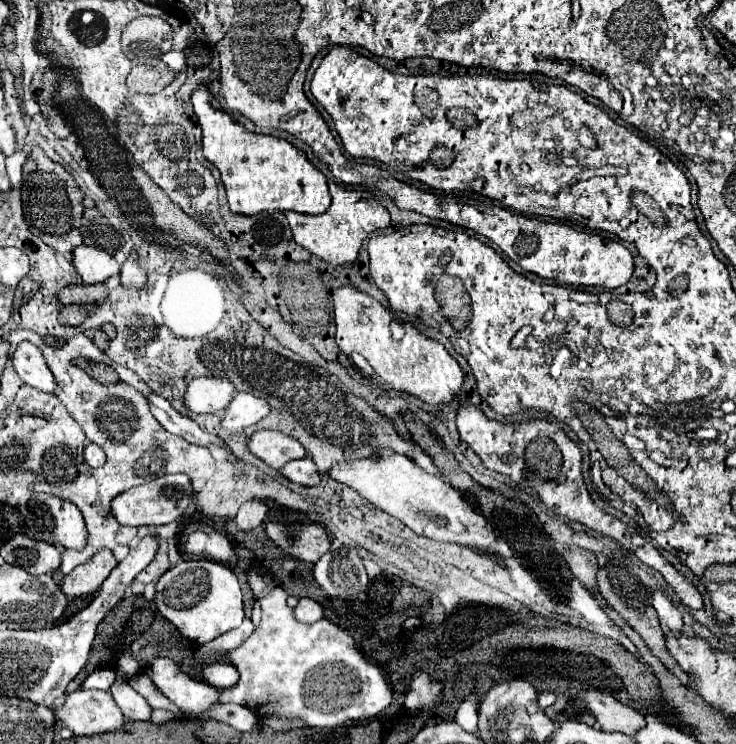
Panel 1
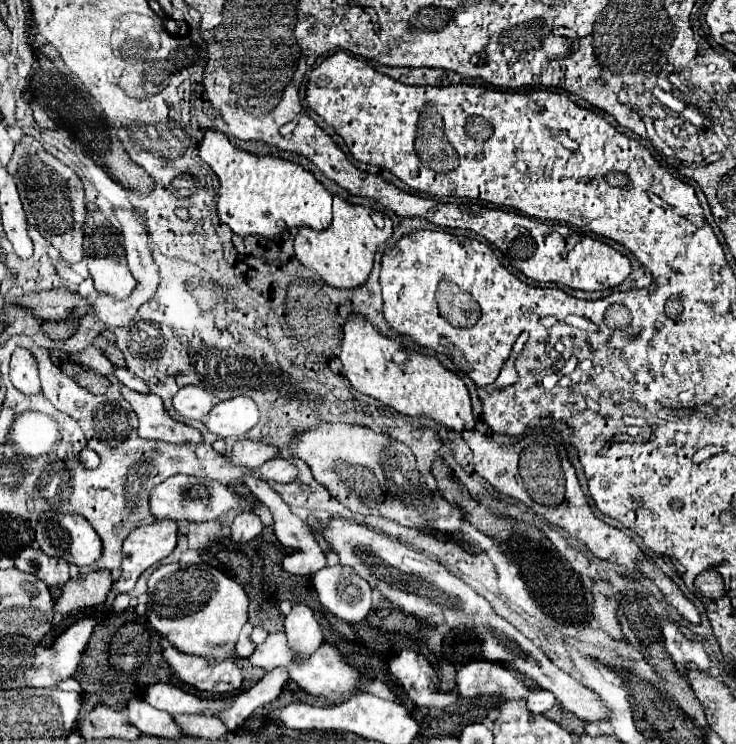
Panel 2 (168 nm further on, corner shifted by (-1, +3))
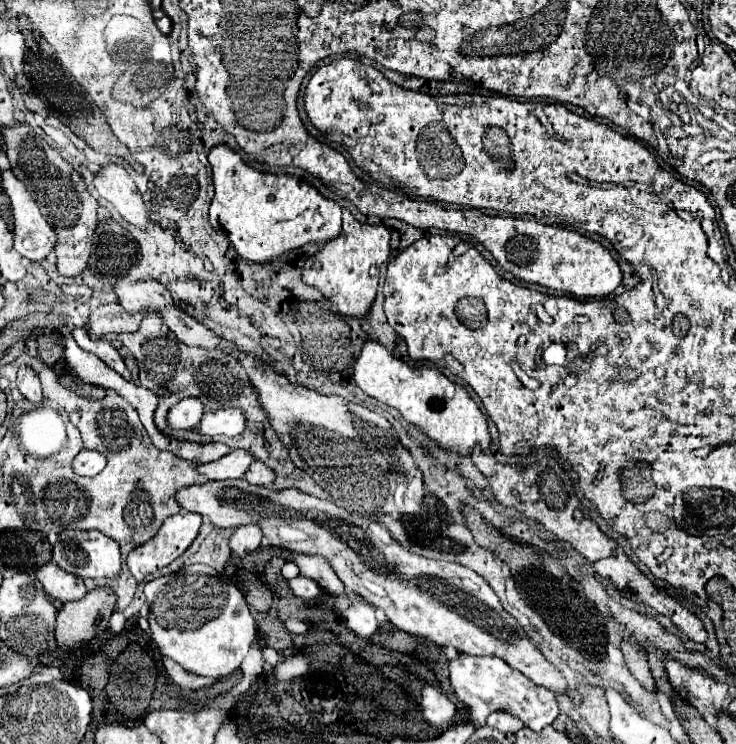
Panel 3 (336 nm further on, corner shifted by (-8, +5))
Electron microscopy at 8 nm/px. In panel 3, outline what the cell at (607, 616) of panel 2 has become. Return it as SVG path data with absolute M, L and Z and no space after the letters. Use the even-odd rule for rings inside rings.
M622 639L620 649L622 649L622 653L624 653L624 659L626 659L628 669L632 671L632 675L634 675L648 691L654 691L654 679L652 679L650 669L648 669L646 653L640 649L640 645L634 643L632 639Z

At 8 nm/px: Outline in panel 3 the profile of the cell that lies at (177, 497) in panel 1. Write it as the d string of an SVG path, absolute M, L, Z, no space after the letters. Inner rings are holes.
M244 479L206 481L202 485L182 487L176 493L176 503L180 509L206 517L220 529L256 523L262 527L270 545L286 547L294 553L324 555L348 591L384 609L386 617L406 633L422 635L438 645L454 645L460 653L500 657L554 693L570 691L564 673L540 653L478 573L458 563L436 561L408 551L378 521L352 515L332 501L312 497L298 489L270 491L266 487L254 487Z

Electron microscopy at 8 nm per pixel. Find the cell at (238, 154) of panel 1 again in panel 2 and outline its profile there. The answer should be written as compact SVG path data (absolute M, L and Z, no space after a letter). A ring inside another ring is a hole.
M207 131L199 147L199 157L219 177L217 217L229 225L235 235L275 237L287 229L309 227L323 231L331 221L331 193L301 165L267 155L257 157L231 145L231 141L217 131Z

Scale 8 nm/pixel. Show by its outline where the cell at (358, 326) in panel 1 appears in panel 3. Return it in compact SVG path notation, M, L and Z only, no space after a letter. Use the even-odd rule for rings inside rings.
M368 339L354 363L354 381L366 395L398 409L406 421L420 427L424 435L434 439L444 449L470 453L476 443L482 449L490 447L490 433L480 407L470 399L462 385L446 379L446 375L434 367L426 367L424 377L420 377L408 367L408 363L388 353L378 341Z

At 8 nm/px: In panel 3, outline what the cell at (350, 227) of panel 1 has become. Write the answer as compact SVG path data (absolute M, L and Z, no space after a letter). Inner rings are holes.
M344 207L342 209L342 233L336 239L326 241L302 269L304 283L326 293L338 311L346 311L346 315L364 317L376 297L378 279L370 275L370 267L380 267L390 257L390 231L386 225L370 225L360 223L354 215Z

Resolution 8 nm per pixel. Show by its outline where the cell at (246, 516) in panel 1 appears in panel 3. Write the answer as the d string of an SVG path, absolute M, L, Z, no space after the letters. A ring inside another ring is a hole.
M240 525L234 535L230 537L230 549L236 553L236 555L244 555L244 553L250 553L254 551L262 541L262 529L258 525Z

